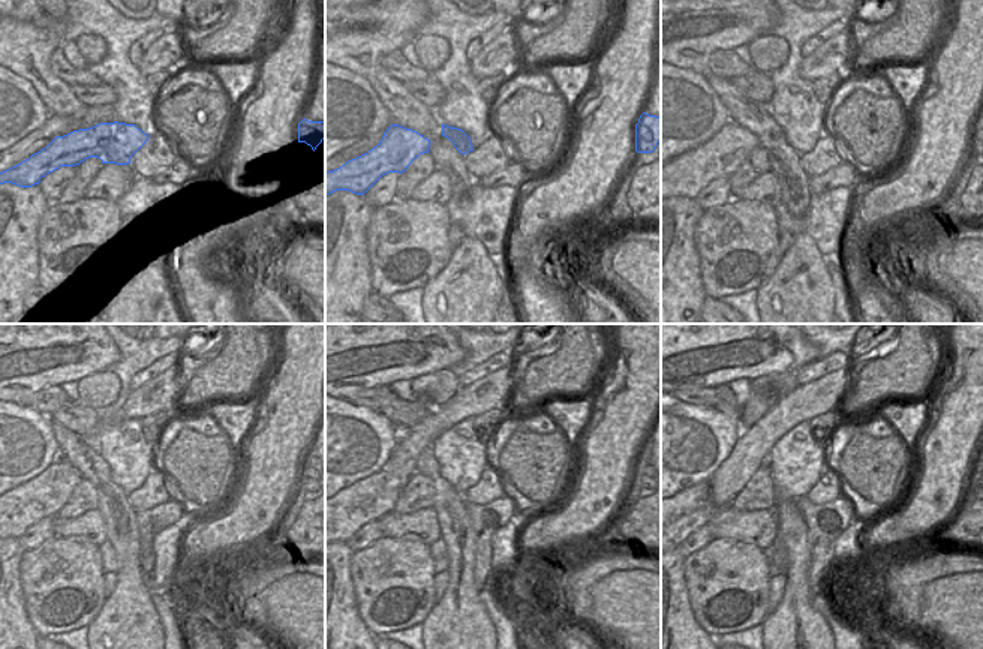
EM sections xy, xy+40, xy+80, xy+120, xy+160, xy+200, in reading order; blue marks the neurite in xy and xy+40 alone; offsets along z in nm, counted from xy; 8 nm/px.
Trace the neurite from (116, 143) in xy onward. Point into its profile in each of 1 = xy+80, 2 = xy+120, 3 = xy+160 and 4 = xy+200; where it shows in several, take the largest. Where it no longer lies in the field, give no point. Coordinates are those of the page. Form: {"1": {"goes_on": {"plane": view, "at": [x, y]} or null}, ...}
{"1": {"goes_on": {"plane": "xy+80", "at": [723, 155]}}, "2": {"goes_on": {"plane": "xy+120", "at": [47, 493]}}, "3": {"goes_on": {"plane": "xy+160", "at": [370, 499]}}, "4": {"goes_on": {"plane": "xy+200", "at": [691, 508]}}}

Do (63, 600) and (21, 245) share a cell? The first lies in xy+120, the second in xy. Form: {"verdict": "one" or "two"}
{"verdict": "two"}

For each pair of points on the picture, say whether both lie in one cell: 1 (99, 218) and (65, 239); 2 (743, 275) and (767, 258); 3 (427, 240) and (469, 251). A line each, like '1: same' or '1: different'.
1: same
2: same
3: different

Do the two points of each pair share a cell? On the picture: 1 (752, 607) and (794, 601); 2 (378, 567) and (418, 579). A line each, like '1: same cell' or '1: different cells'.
1: different cells
2: same cell

